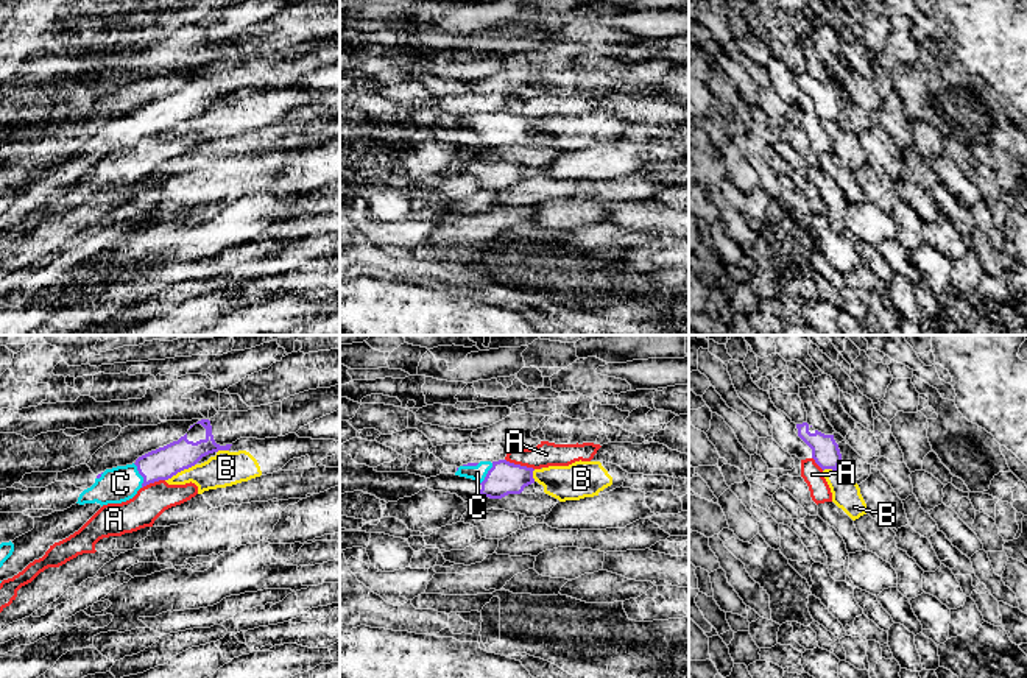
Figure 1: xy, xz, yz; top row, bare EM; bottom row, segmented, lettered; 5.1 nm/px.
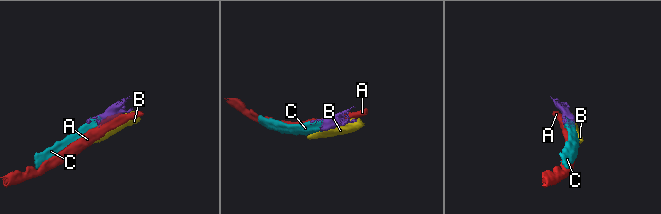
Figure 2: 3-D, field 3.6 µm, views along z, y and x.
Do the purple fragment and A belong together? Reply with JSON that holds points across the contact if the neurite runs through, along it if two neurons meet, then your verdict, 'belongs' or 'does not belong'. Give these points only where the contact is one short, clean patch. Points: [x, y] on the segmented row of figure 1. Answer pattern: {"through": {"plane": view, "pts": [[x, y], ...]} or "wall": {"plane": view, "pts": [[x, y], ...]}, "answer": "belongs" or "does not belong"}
{"wall": {"plane": "xz", "pts": [[505, 459], [533, 469]]}, "answer": "does not belong"}

